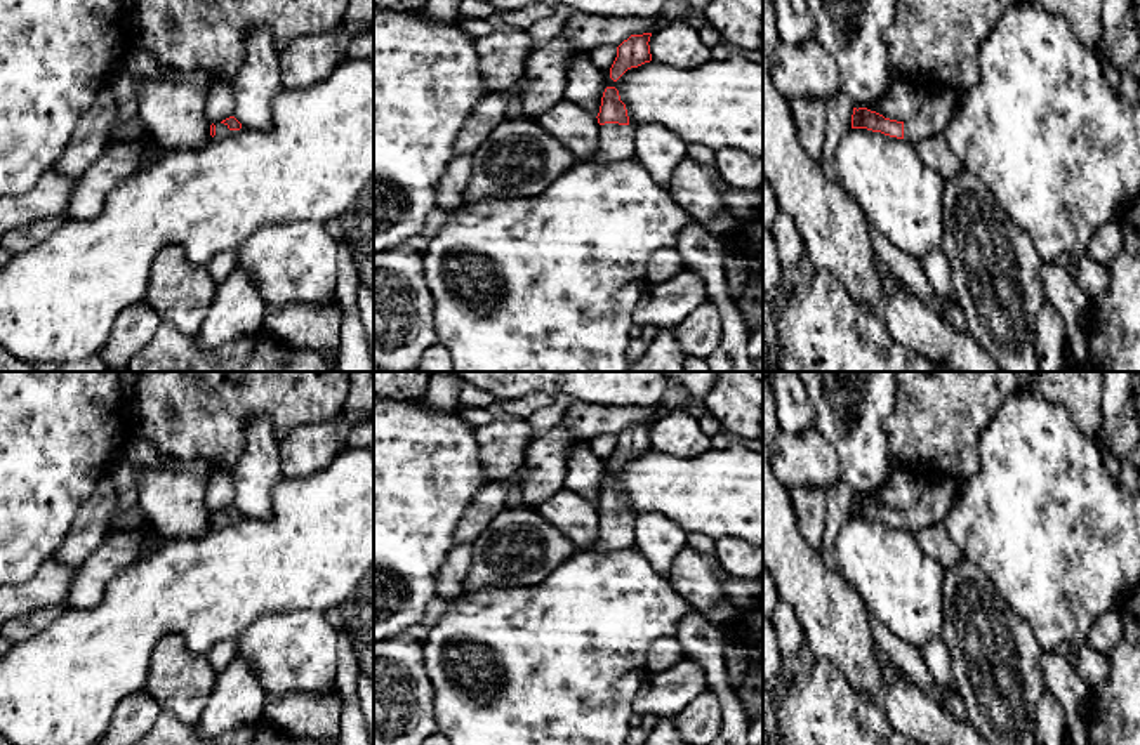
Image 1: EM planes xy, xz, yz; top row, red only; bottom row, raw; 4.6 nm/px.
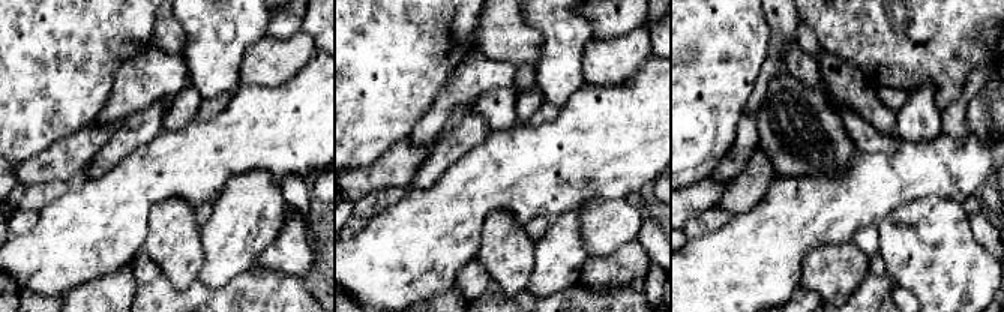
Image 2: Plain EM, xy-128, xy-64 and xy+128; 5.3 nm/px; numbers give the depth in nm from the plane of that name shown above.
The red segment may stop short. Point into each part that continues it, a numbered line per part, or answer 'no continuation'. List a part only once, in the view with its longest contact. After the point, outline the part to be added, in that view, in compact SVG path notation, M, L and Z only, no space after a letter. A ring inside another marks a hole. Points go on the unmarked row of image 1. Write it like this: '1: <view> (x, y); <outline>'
1: xz (616, 530); M619 512L600 514L598 542L591 551L610 554L626 547L634 547L634 518Z

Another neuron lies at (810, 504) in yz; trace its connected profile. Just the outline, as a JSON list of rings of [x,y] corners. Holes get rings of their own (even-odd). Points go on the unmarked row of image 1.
[[[792,488],[789,495],[801,537],[820,552],[827,518],[827,491],[822,488]]]

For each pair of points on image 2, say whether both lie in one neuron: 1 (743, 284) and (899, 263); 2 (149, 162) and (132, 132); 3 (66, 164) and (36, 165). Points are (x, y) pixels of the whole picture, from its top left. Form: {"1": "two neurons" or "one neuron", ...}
{"1": "two neurons", "2": "two neurons", "3": "one neuron"}

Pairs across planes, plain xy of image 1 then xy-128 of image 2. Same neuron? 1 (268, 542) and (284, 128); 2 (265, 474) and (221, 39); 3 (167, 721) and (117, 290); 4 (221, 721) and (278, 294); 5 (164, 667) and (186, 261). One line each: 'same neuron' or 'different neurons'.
1: same neuron
2: same neuron
3: different neurons
4: different neurons
5: same neuron

